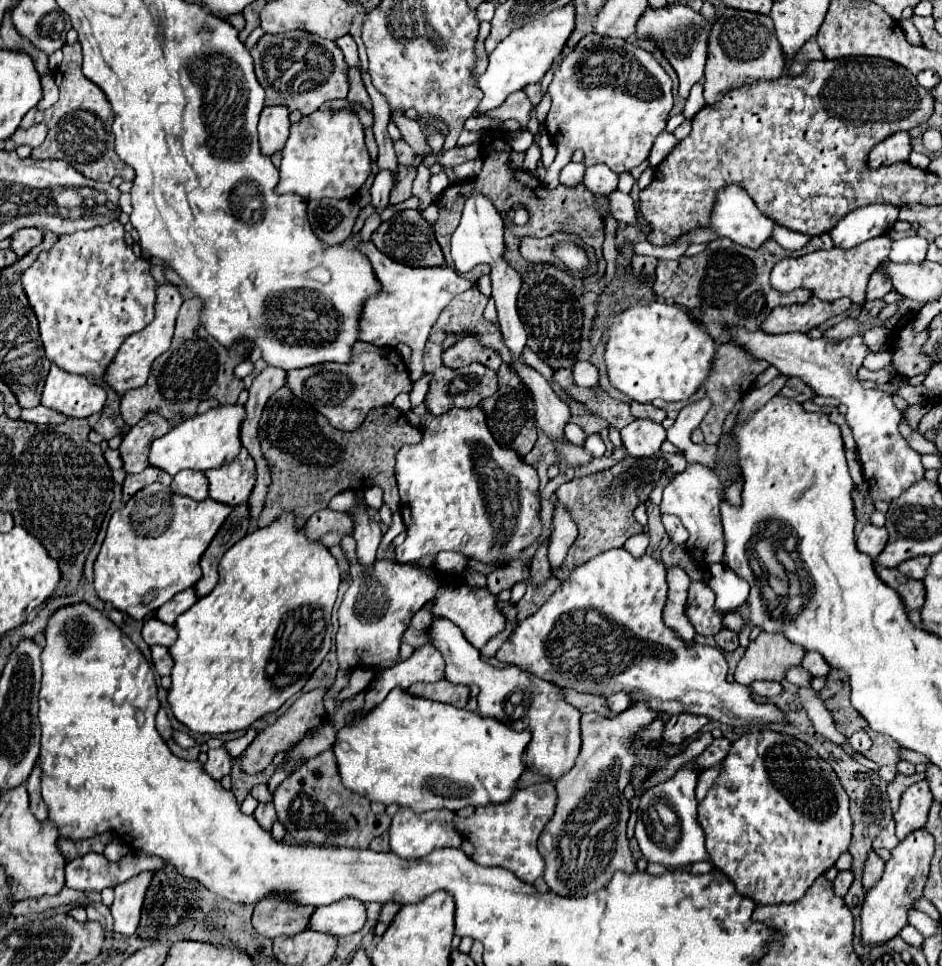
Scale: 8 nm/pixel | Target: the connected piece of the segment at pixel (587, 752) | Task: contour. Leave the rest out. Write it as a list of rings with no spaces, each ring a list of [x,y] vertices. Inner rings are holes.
[[[636,702],[626,712],[600,718],[598,714],[582,714],[582,746],[576,764],[558,782],[558,804],[552,820],[538,840],[538,850],[546,862],[544,882],[560,896],[584,896],[604,888],[616,870],[636,872],[636,862],[628,848],[626,822],[630,818],[624,786],[630,784],[636,762],[632,750],[636,734],[656,720],[656,712],[644,702]]]

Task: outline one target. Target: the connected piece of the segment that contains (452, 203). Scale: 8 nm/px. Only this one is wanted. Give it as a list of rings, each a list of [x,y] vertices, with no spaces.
[[[452,184],[452,186],[448,186],[448,188],[446,188],[446,190],[444,190],[442,194],[440,194],[440,200],[438,200],[438,206],[440,206],[440,218],[438,218],[438,222],[436,222],[436,226],[434,226],[434,234],[436,234],[436,240],[438,240],[438,244],[440,244],[440,248],[442,248],[442,252],[444,252],[444,258],[446,258],[446,264],[448,264],[448,266],[450,267],[453,266],[451,267],[453,269],[455,268],[454,268],[454,263],[452,265],[453,260],[450,255],[450,239],[453,232],[458,227],[458,224],[461,219],[463,206],[464,206],[464,196],[458,196],[458,194],[456,194],[458,190],[462,190],[462,184]]]

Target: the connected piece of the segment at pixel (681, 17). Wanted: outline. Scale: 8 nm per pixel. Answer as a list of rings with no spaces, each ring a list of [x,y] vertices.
[[[668,4],[664,8],[648,8],[640,22],[636,24],[634,30],[634,38],[636,40],[644,40],[650,38],[654,40],[654,44],[662,50],[664,58],[674,66],[676,74],[678,74],[679,87],[678,94],[682,98],[688,98],[690,88],[700,82],[700,78],[704,76],[704,66],[706,66],[706,58],[708,58],[708,36],[710,36],[710,24],[702,18],[700,12],[694,12],[690,6],[686,4]]]

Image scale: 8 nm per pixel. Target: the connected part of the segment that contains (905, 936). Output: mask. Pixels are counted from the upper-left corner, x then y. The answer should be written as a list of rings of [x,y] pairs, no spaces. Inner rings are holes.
[[[906,926],[906,928],[902,928],[902,932],[900,932],[900,938],[906,942],[910,942],[910,946],[916,946],[916,948],[922,948],[922,942],[924,942],[924,936],[914,928],[914,926]]]

